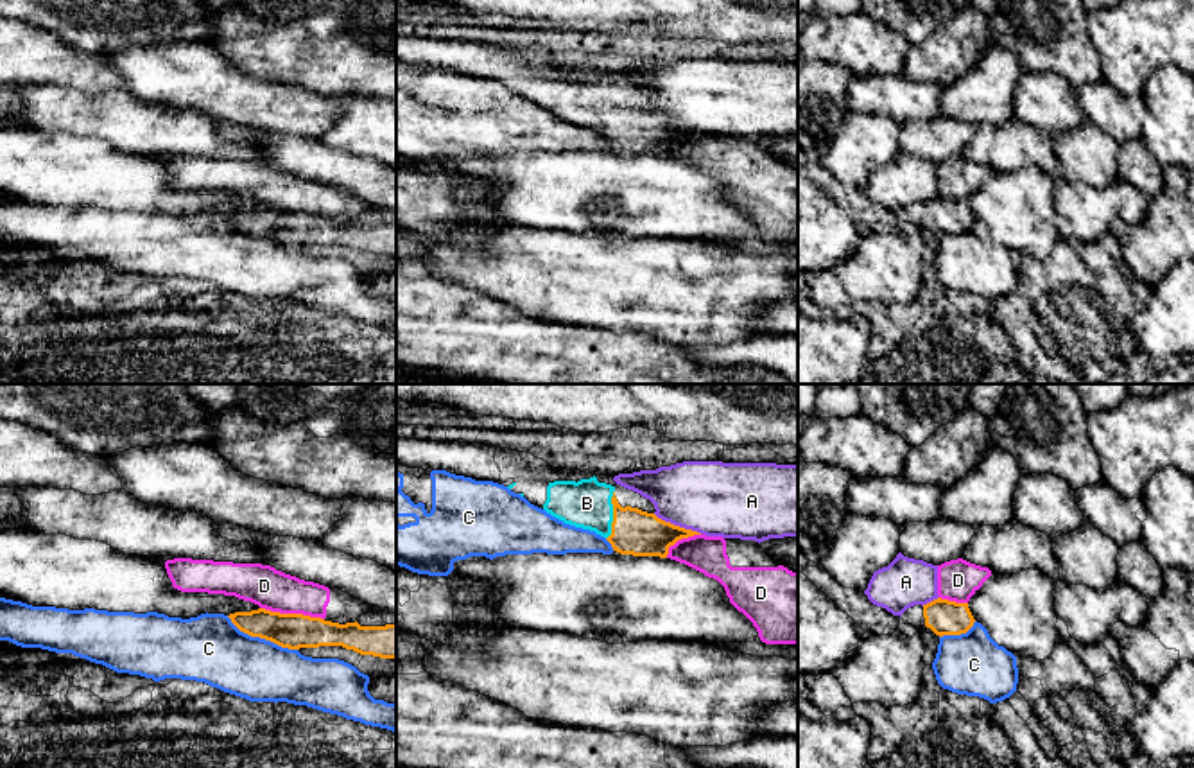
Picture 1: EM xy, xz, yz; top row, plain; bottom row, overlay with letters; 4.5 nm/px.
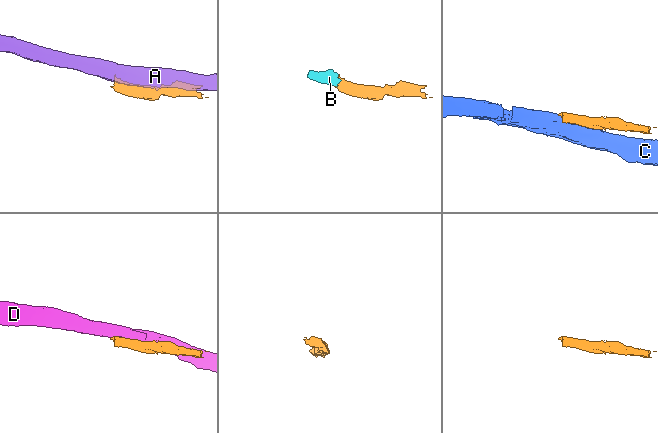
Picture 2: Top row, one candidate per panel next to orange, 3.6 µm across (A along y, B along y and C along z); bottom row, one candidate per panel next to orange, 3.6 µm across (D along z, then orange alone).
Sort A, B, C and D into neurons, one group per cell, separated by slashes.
A / B / C / D

